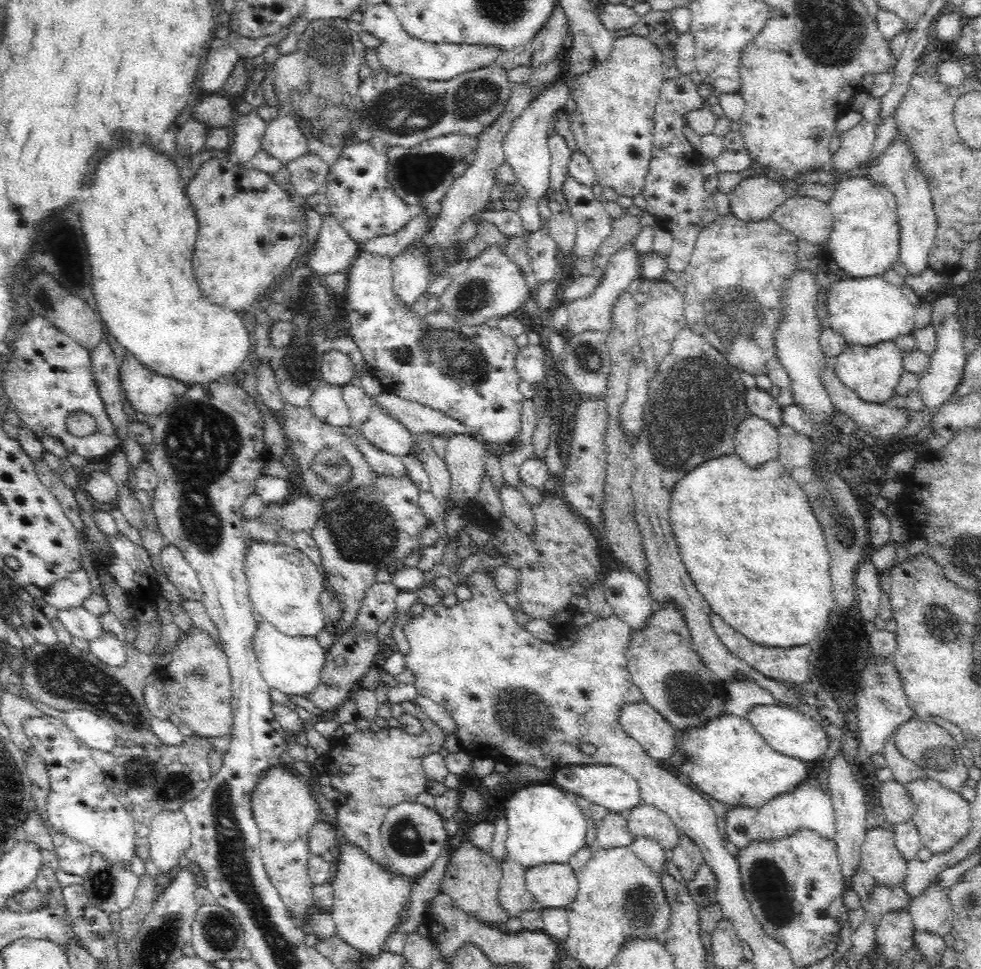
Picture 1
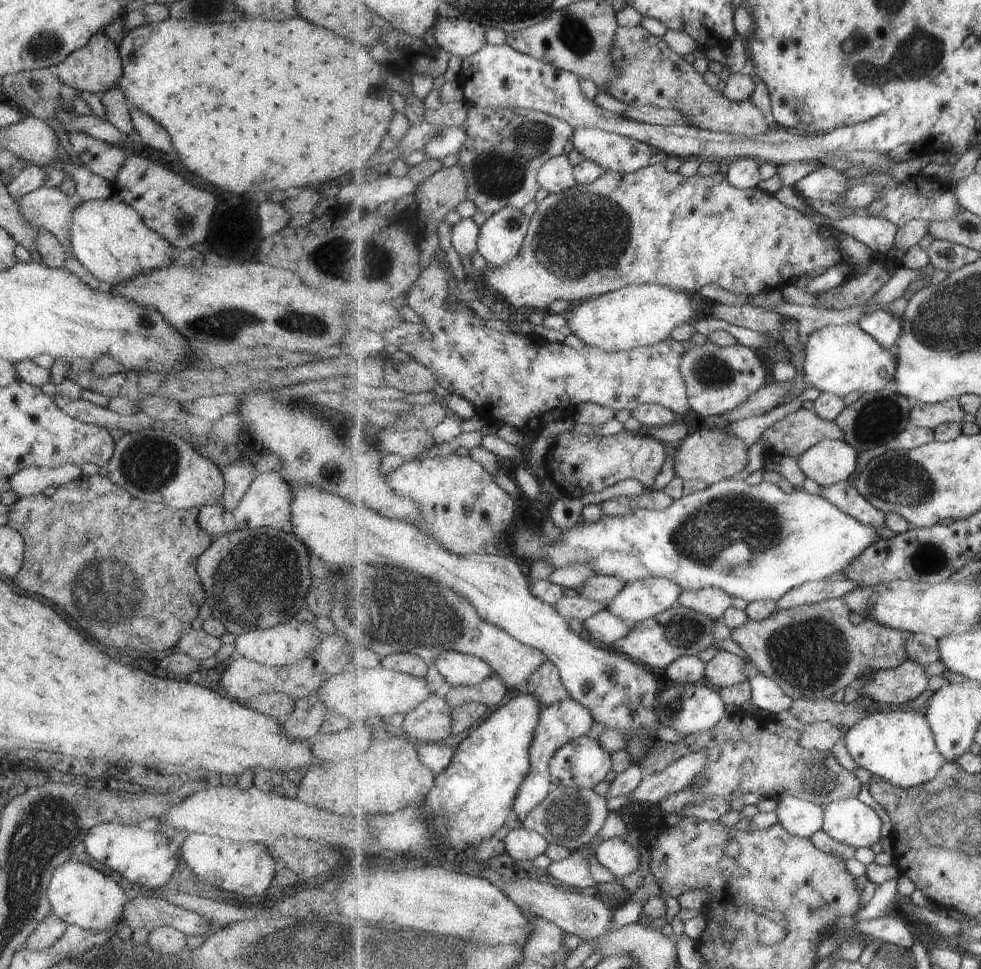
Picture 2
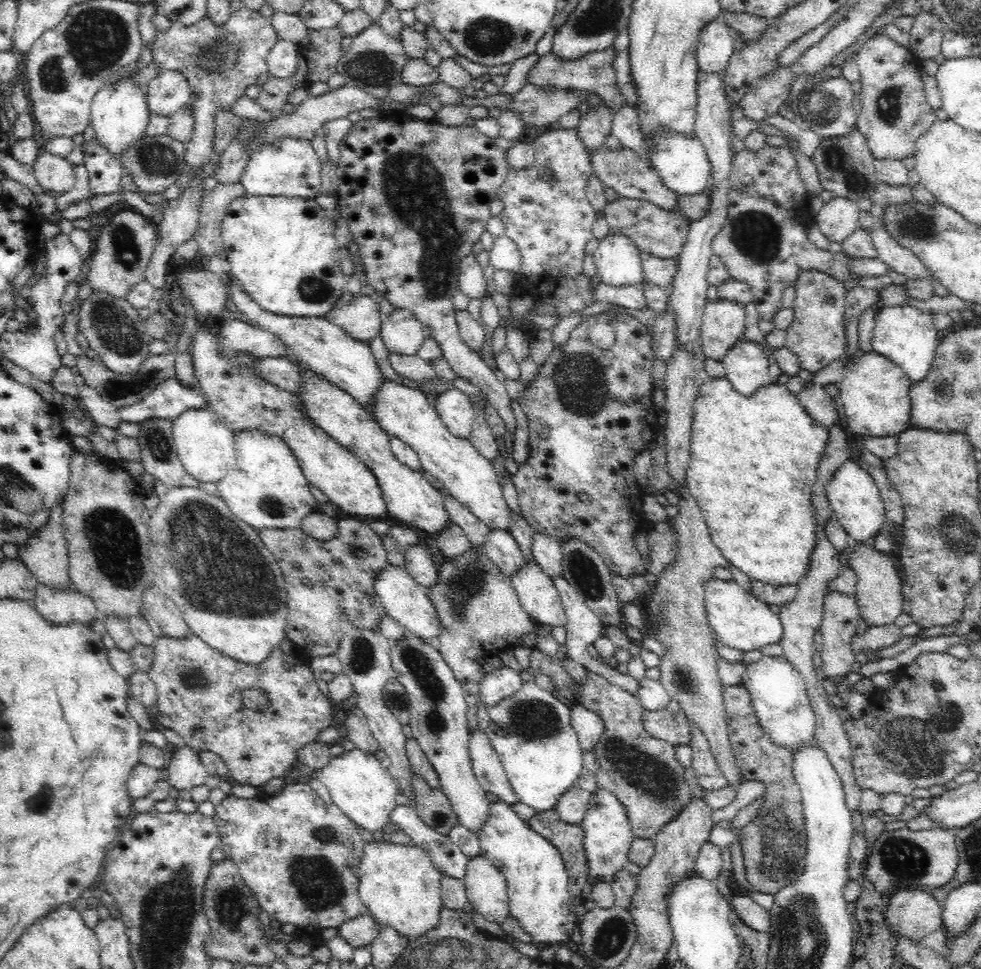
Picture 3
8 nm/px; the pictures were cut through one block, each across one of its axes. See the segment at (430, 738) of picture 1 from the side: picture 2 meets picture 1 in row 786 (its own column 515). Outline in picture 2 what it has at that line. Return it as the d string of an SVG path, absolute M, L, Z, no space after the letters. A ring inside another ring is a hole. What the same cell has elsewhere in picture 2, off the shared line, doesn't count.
M437 246L432 260L417 276L415 284L406 295L407 305L433 331L433 340L426 343L404 342L399 349L418 363L427 365L437 377L438 384L451 394L457 394L473 404L482 421L497 420L514 426L522 434L531 434L539 433L549 422L573 417L575 409L584 402L599 403L616 411L623 408L632 411L645 403L666 406L680 415L690 409L688 384L681 372L688 344L669 336L660 343L630 351L611 352L591 345L585 345L583 350L575 350L565 343L549 342L535 335L490 330L483 326L485 319L474 313L469 306L457 311L445 308L449 276L443 270L445 253L439 250Z

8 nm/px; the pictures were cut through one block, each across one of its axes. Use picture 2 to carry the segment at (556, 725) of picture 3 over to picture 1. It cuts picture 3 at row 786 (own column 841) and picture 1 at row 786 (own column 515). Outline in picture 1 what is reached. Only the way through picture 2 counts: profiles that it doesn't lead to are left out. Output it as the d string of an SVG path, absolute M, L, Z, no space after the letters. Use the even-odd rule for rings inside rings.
M528 784L513 791L505 802L507 855L523 867L566 864L585 845L587 820L572 796L554 784Z

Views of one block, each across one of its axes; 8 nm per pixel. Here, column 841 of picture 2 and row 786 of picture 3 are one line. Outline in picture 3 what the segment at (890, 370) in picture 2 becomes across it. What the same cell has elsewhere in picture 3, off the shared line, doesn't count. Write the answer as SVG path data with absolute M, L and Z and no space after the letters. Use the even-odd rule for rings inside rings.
M358 749L344 752L320 770L313 771L310 778L316 778L328 788L334 804L340 808L352 823L368 832L376 832L391 822L392 811L398 806L394 801L397 793L396 783L388 774L385 764L375 756Z

